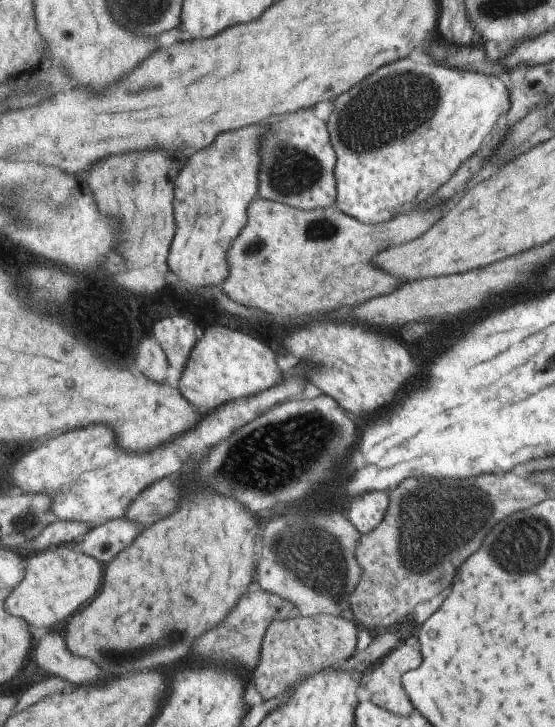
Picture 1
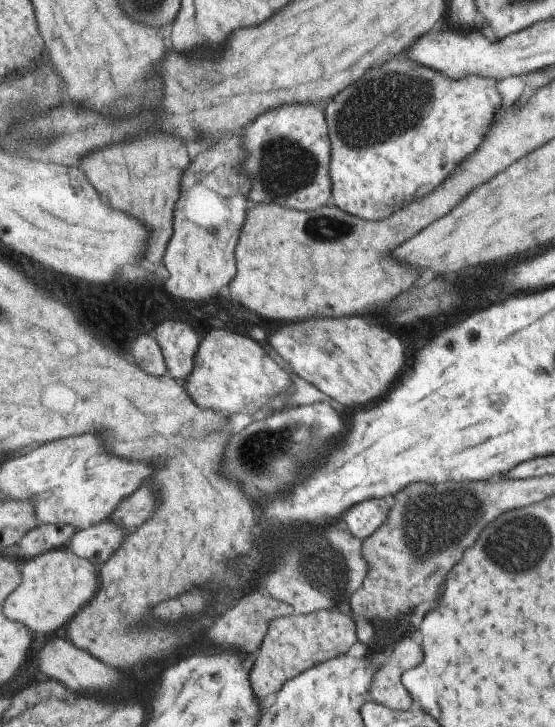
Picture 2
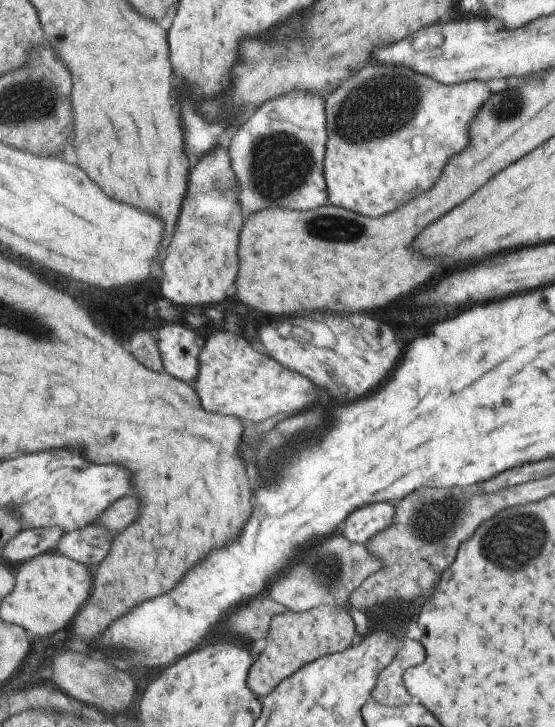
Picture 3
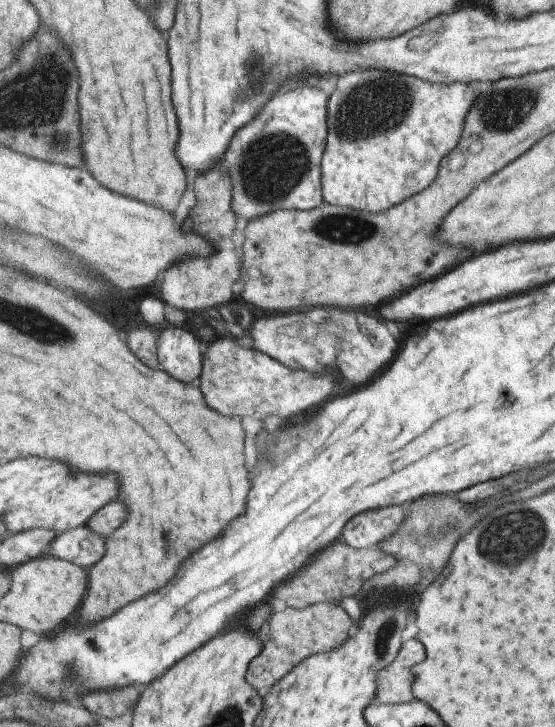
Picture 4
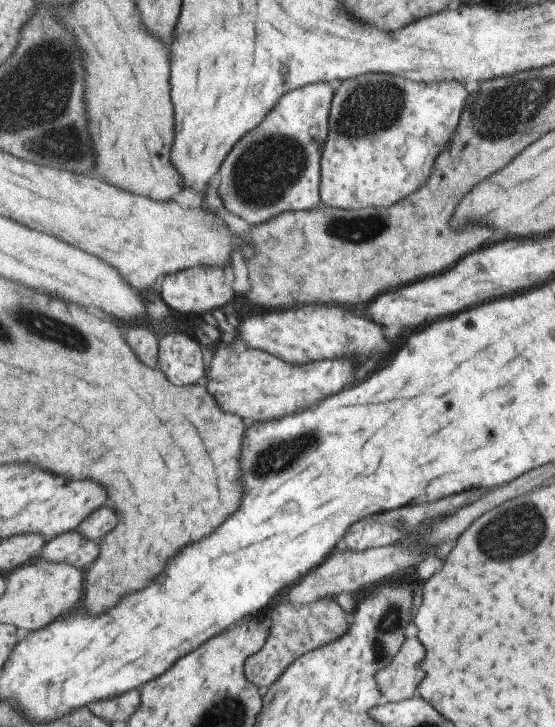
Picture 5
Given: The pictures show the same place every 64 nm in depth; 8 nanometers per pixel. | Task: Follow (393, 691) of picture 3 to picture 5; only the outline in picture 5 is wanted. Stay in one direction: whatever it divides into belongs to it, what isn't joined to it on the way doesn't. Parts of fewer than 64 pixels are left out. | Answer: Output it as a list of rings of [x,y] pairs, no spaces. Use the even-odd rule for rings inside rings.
[[[419,638],[405,640],[397,660],[393,660],[393,664],[381,670],[377,676],[385,702],[399,704],[419,694],[419,686],[425,680],[425,672],[419,668],[419,664],[425,660],[425,654],[427,650]]]

